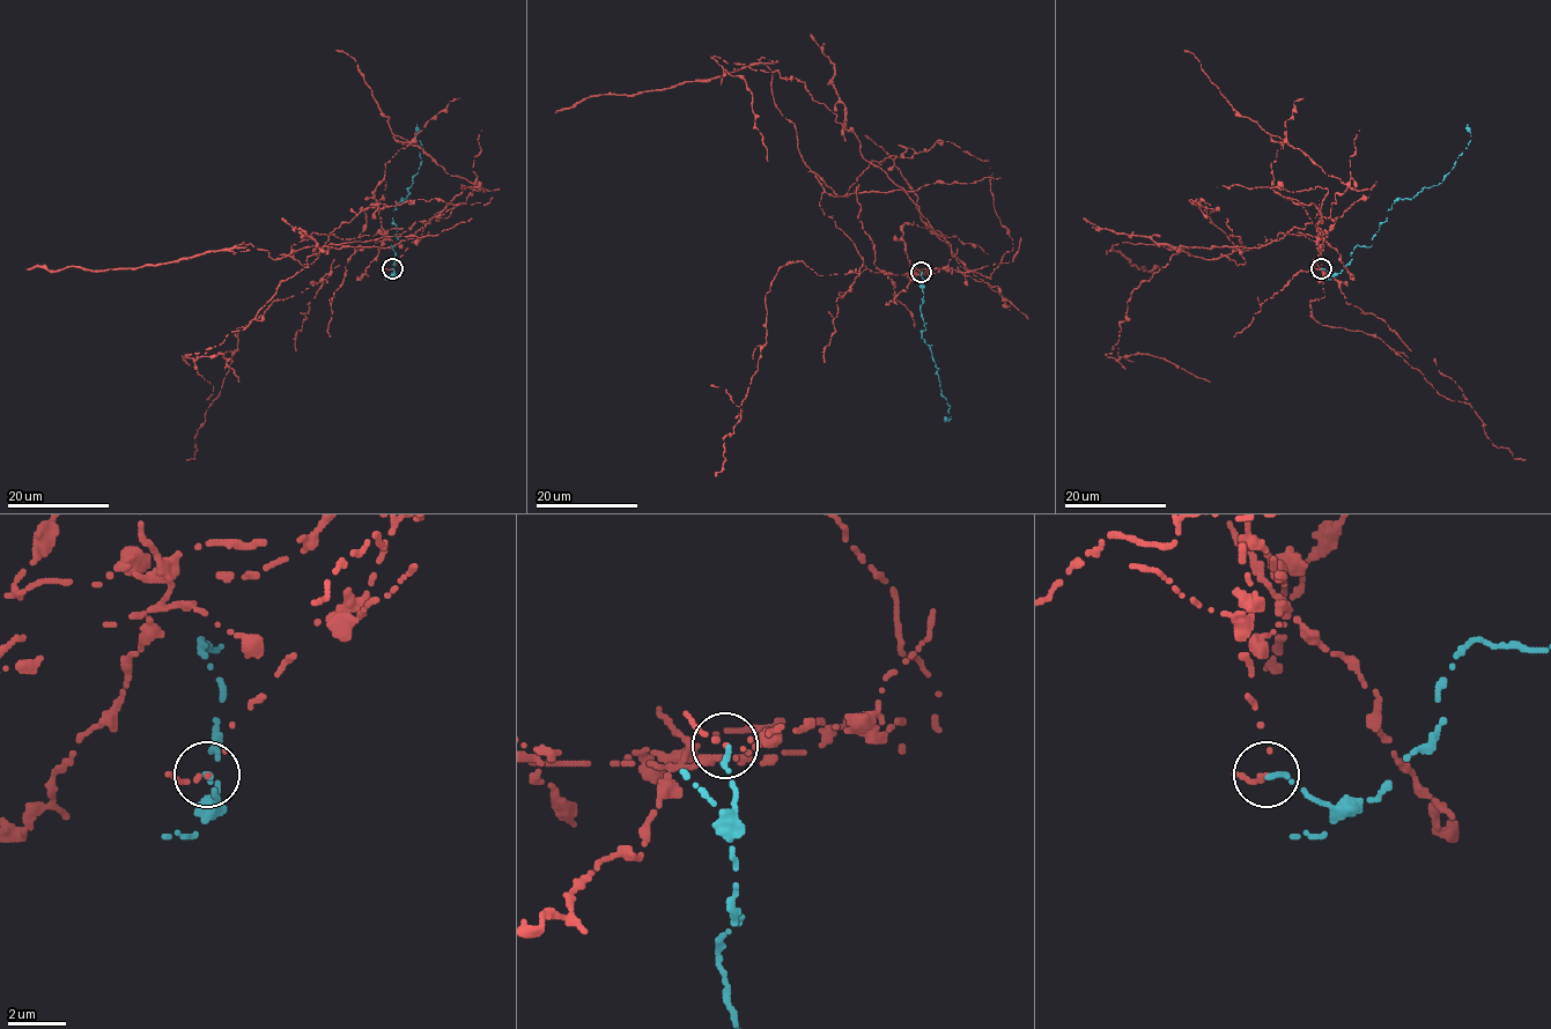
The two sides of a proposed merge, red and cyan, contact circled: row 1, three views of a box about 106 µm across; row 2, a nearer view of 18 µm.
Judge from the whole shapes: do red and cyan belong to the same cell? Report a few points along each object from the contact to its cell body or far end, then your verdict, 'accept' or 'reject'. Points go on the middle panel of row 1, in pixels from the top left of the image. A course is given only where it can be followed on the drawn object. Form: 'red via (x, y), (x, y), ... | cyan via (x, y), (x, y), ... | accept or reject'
red via (921, 272), (906, 222), (1003, 297), (958, 271), (802, 81), (738, 65), (767, 161) | cyan via (921, 272), (920, 308), (927, 330), (921, 338), (939, 370), (940, 394), (951, 416), (944, 422), (945, 419) | reject

